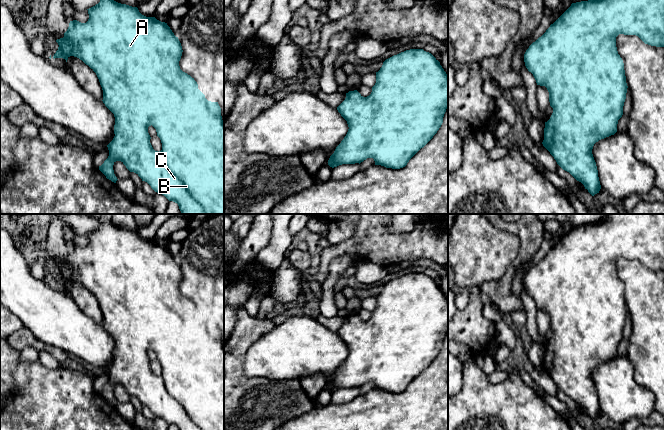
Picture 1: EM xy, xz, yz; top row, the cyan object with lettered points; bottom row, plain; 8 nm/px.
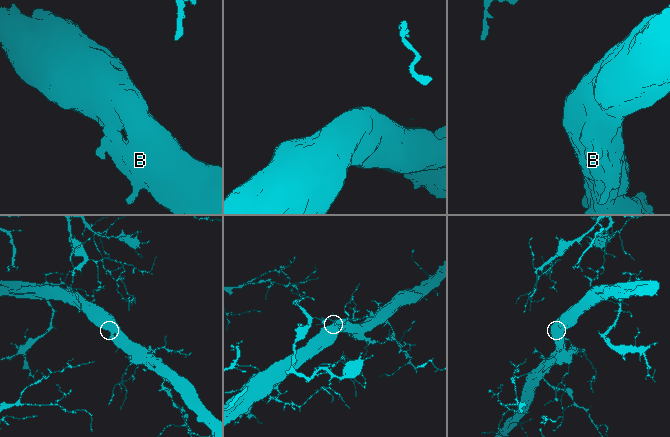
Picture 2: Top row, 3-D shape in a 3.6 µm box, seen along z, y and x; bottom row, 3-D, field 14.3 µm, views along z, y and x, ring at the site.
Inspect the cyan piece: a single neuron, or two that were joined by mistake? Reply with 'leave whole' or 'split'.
leave whole

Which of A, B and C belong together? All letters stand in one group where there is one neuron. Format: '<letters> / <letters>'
A B C

